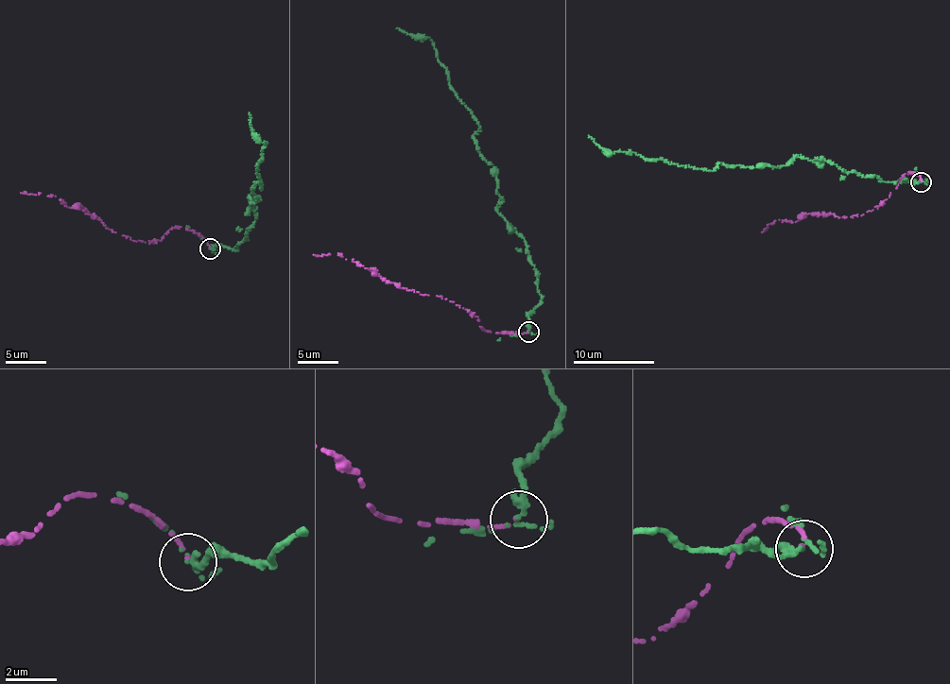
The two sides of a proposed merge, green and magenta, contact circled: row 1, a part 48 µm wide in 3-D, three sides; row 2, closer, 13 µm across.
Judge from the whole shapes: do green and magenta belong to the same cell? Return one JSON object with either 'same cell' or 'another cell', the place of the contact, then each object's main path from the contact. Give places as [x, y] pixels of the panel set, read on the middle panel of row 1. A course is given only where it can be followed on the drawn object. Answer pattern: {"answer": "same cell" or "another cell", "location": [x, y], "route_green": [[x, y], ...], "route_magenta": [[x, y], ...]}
{"answer": "another cell", "location": [528, 332], "route_green": [[528, 332], [537, 272], [498, 212], [478, 122], [430, 37], [396, 28]], "route_magenta": [[527, 333], [485, 331], [479, 326], [477, 316], [454, 301], [397, 287], [342, 256], [313, 254]]}

